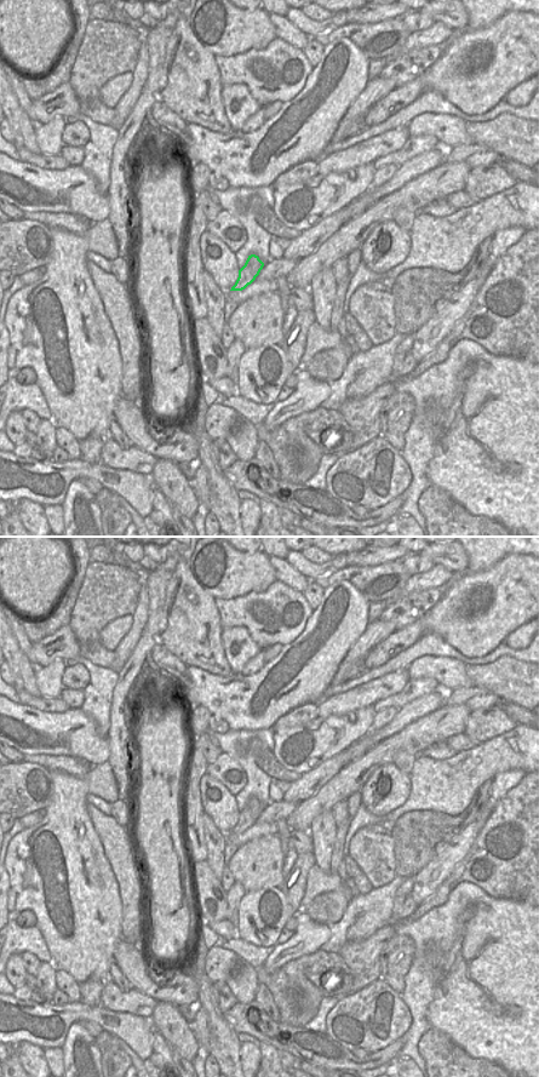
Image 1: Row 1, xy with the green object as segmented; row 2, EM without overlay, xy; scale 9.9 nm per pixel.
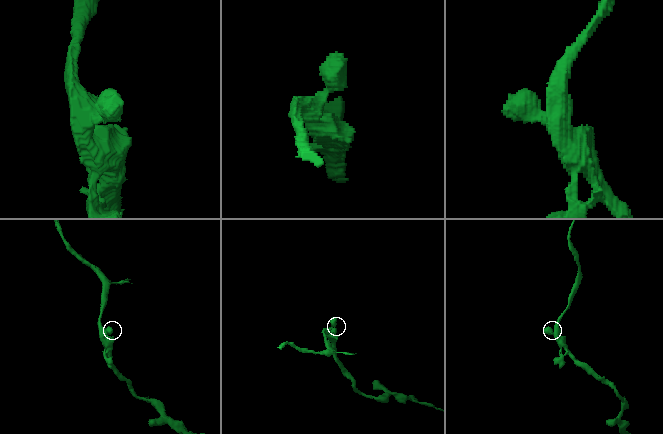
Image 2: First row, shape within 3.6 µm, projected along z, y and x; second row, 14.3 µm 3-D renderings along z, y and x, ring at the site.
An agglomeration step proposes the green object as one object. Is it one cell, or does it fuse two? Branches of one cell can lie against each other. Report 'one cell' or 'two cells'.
one cell

